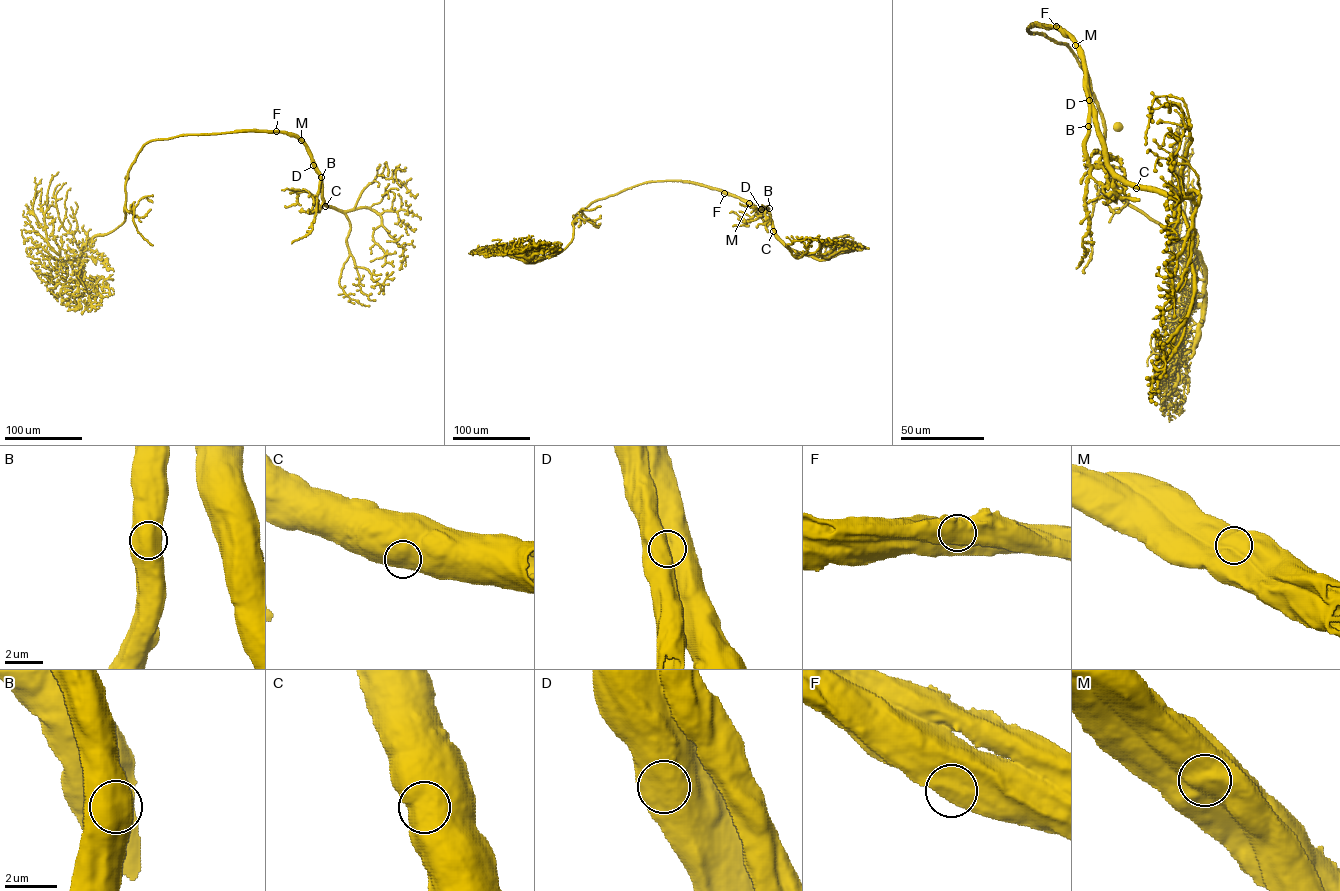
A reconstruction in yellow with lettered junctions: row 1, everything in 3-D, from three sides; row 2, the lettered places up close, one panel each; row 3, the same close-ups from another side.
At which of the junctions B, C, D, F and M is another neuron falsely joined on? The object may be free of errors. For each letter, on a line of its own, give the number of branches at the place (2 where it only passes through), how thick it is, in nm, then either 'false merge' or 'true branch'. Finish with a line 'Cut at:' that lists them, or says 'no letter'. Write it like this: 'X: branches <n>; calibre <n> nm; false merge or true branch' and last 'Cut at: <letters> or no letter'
B: branches 1; calibre 1100 nm; true branch
C: branches 1; calibre 1200 nm; true branch
D: branches 1; calibre 1300 nm; true branch
F: branches 1; calibre 1200 nm; true branch
M: branches 1; calibre 1300 nm; false merge
Cut at: M

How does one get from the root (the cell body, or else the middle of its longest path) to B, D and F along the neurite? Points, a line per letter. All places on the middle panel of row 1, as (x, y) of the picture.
B: (574, 222), (575, 215), (593, 202), (657, 181), (690, 181), (724, 190), (754, 206), (769, 208)
D: (574, 222), (575, 215), (593, 202), (657, 181), (686, 181), (707, 185), (734, 194), (761, 209)
F: (574, 222), (575, 215), (593, 202), (647, 182), (690, 181), (718, 188), (724, 193)

